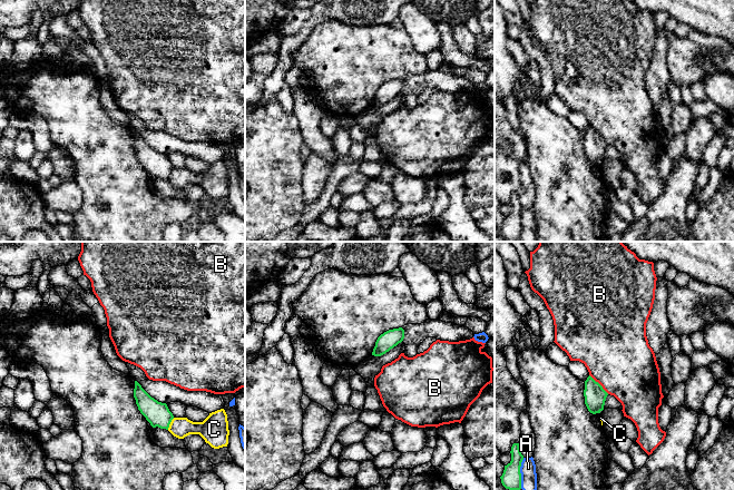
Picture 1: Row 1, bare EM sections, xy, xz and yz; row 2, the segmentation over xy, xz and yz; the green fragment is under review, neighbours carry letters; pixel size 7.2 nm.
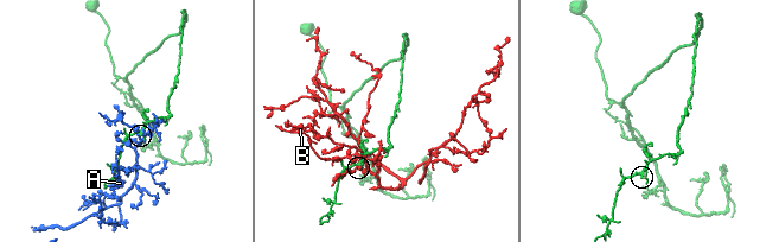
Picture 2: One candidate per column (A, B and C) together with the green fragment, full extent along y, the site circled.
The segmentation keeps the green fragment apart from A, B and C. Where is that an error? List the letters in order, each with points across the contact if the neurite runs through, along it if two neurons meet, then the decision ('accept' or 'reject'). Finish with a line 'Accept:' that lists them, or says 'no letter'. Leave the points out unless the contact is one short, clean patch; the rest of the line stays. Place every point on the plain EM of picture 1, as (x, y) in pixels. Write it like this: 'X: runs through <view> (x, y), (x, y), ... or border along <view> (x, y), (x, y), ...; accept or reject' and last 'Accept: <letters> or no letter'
A: reject
B: reject
C: border along xy (174, 168), (167, 179); reject
Accept: no letter

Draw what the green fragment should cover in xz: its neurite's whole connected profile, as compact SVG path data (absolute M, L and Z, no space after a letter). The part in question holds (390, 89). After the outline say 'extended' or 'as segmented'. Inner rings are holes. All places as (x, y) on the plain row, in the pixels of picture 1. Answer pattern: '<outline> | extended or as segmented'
M402 78L384 82L378 88L372 106L381 107L385 105L391 99L401 94L403 89L404 89L404 80Z | as segmented

